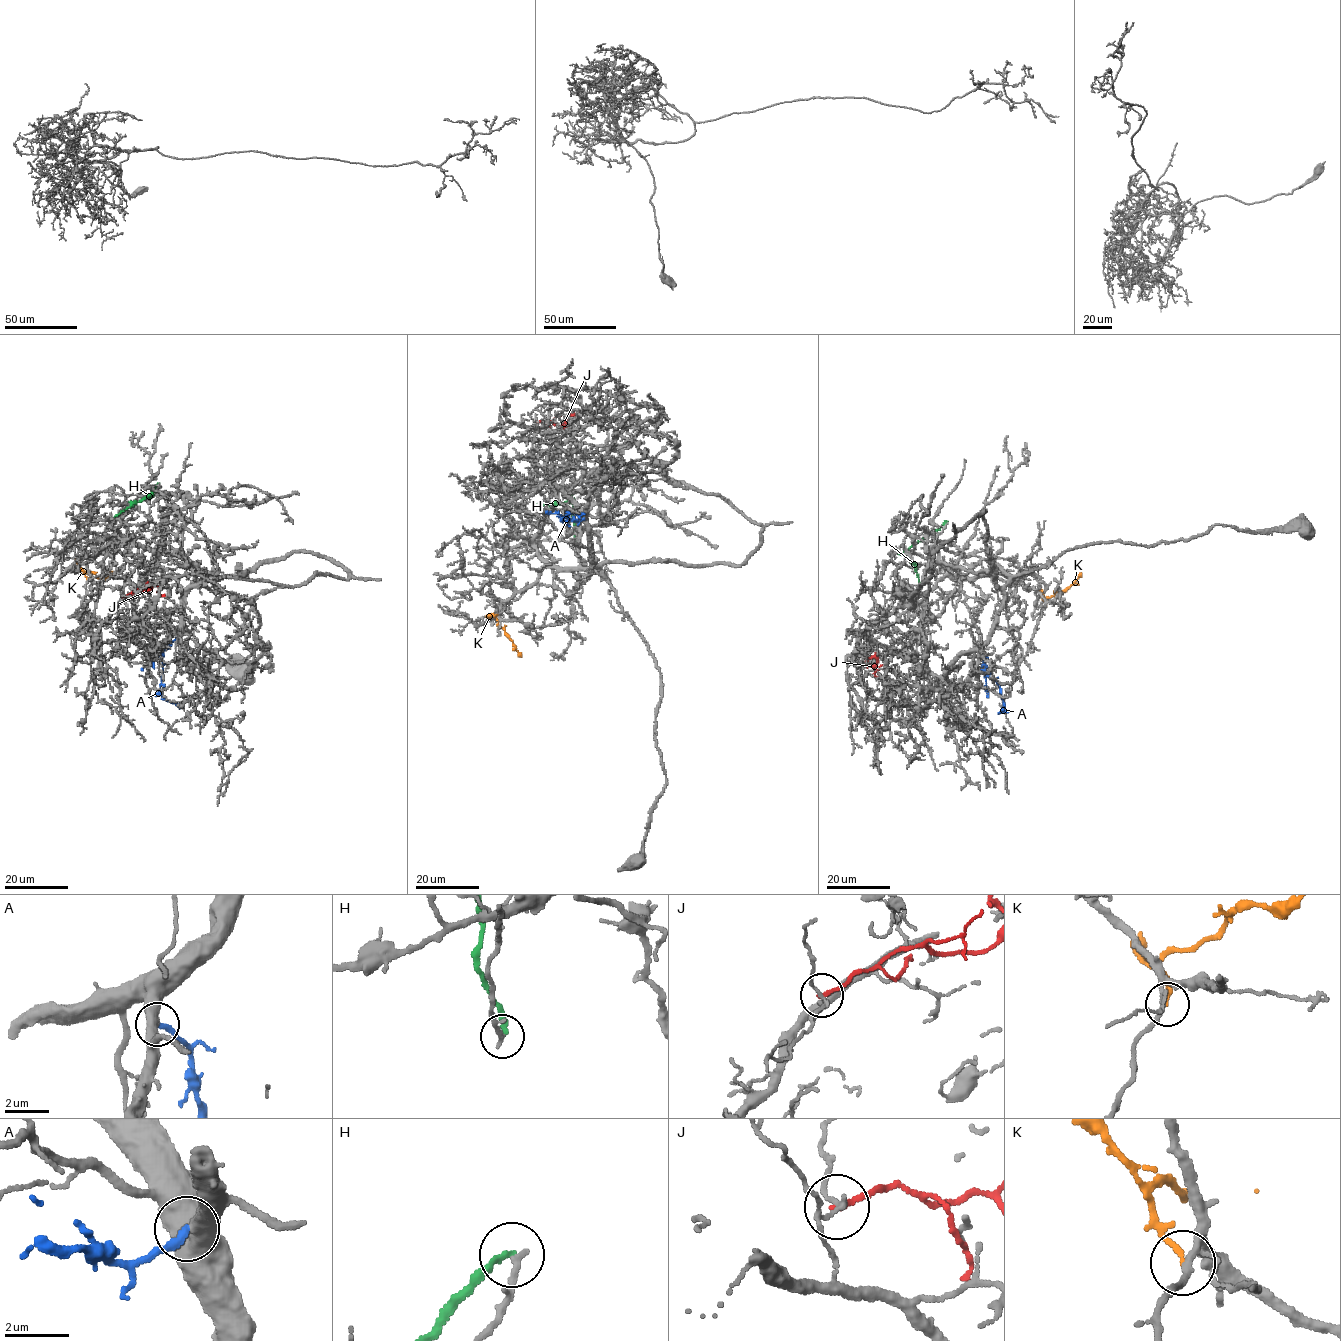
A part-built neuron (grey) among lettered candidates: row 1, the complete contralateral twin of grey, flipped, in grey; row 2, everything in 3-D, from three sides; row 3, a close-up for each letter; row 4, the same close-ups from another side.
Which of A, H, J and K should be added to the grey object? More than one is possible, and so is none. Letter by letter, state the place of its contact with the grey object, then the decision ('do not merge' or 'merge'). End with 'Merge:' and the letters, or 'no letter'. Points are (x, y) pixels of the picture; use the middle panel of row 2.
A: contact (584, 518); merge
H: contact (578, 550); do not merge
J: contact (537, 423); do not merge
K: contact (497, 614); do not merge
Merge: A

